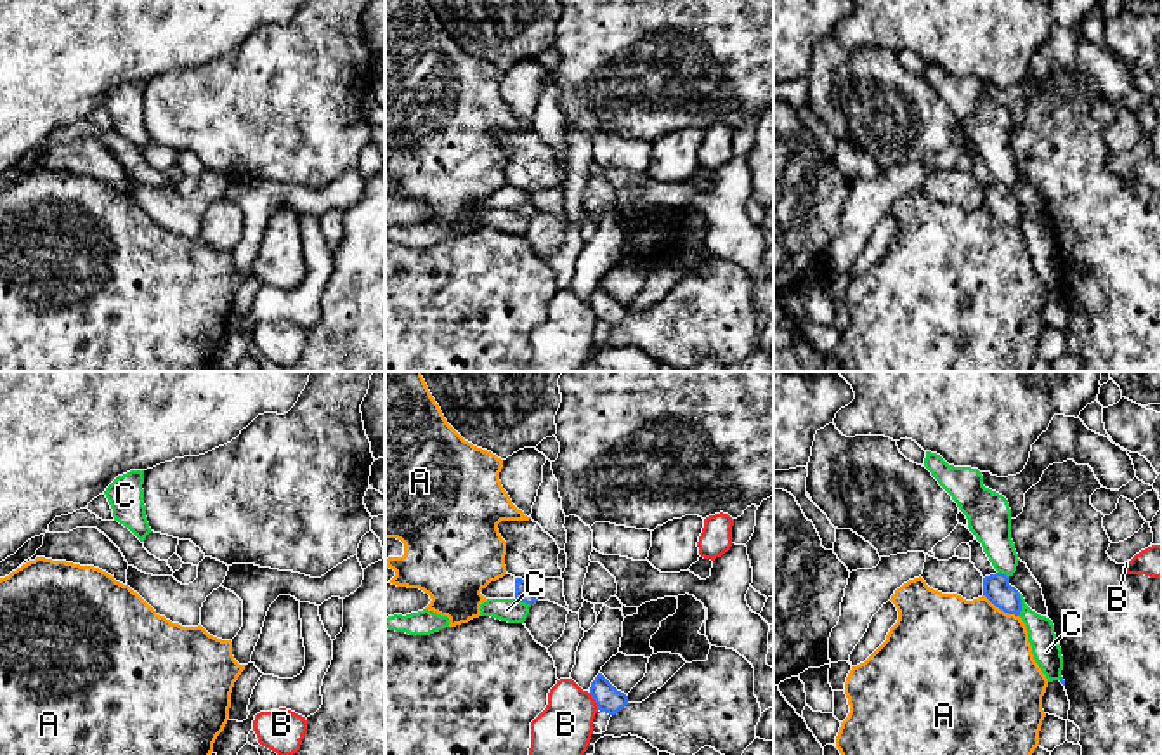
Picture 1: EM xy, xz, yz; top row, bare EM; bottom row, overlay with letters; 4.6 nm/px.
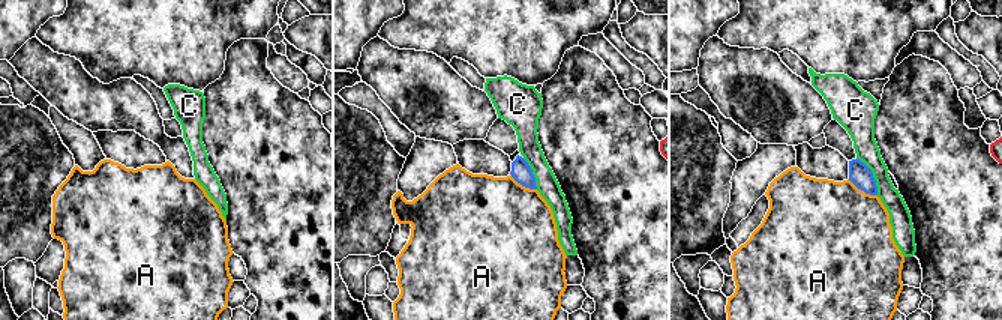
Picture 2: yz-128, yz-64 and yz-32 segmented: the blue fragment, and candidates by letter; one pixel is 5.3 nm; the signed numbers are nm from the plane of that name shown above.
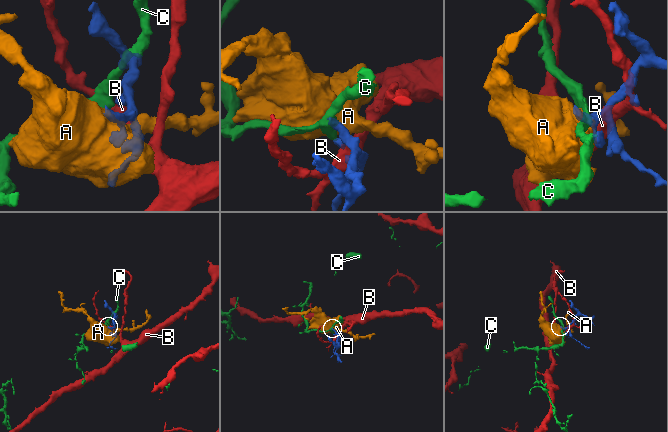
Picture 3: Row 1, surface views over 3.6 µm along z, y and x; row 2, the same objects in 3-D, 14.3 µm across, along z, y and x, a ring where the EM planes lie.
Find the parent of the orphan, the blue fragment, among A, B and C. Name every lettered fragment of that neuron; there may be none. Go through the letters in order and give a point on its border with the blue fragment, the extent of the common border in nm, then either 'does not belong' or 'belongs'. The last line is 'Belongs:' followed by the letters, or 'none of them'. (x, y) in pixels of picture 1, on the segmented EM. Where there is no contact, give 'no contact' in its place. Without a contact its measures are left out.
A: meets blue in yz at (1001, 610); contact 200 nm long; does not belong
B: meets blue in xz at (595, 702); contact 90 nm long; does not belong
C: meets blue in yz at (1020, 604); contact 110 nm long; does not belong
Belongs: none of them

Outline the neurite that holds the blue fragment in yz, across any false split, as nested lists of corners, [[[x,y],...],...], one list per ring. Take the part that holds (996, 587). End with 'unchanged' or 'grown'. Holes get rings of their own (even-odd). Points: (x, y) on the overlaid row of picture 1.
[[[996,573],[983,578],[983,595],[1001,611],[1020,616],[1022,599],[1015,587],[1009,585],[1009,578],[1002,573]]]; unchanged

